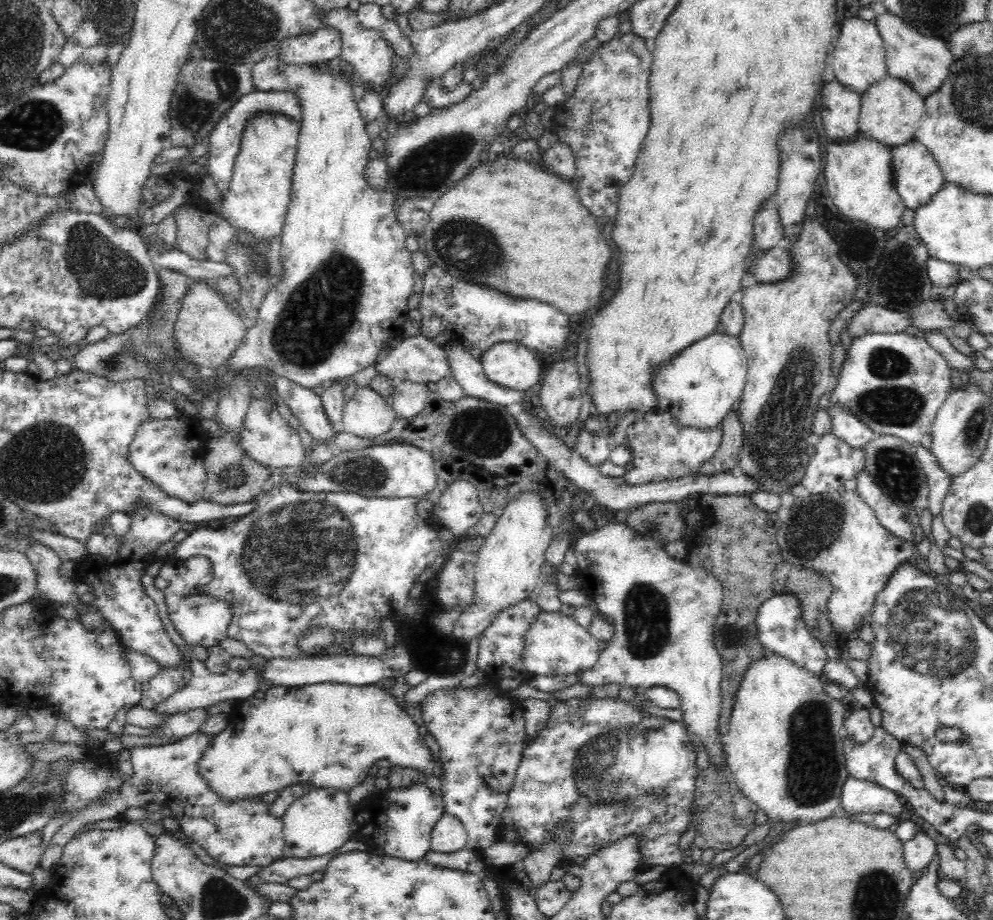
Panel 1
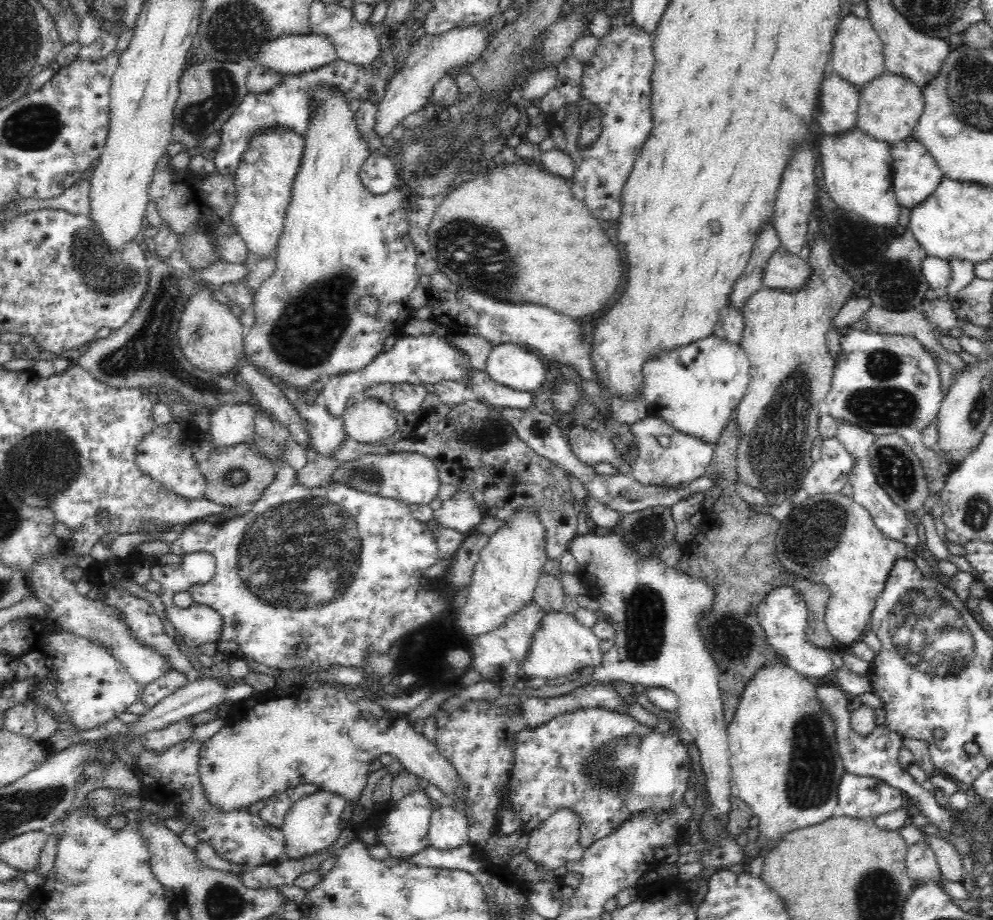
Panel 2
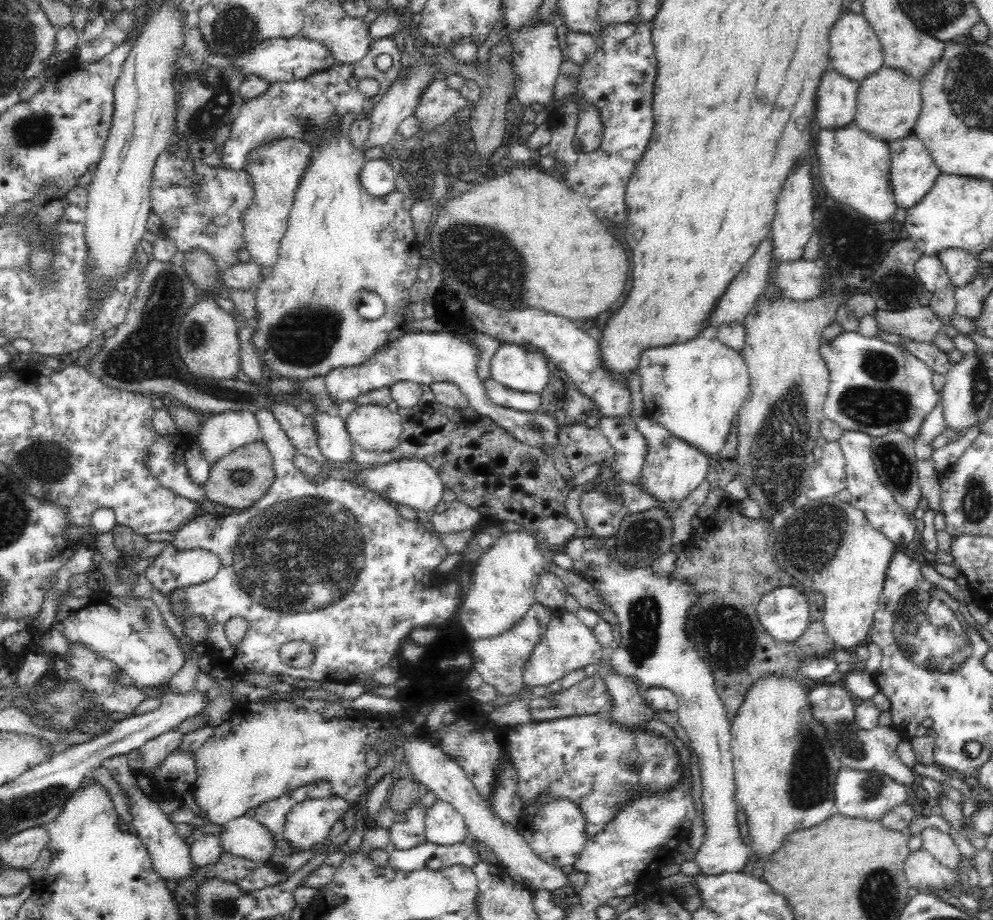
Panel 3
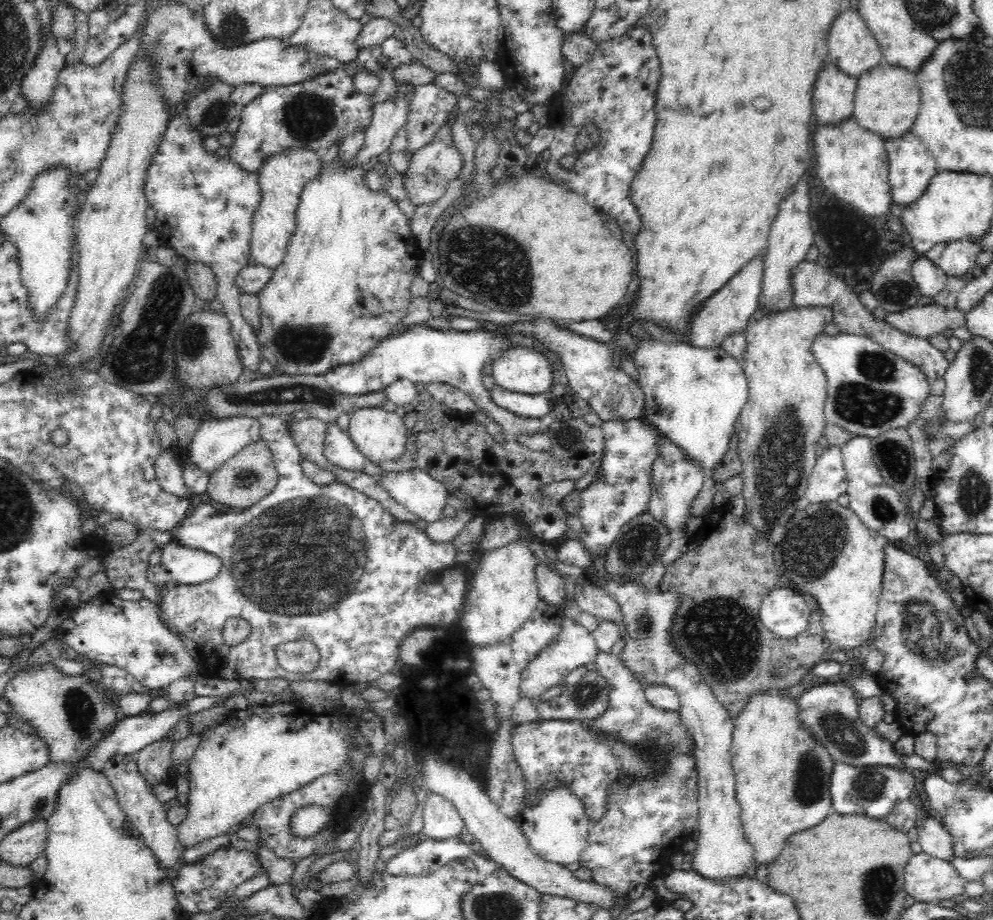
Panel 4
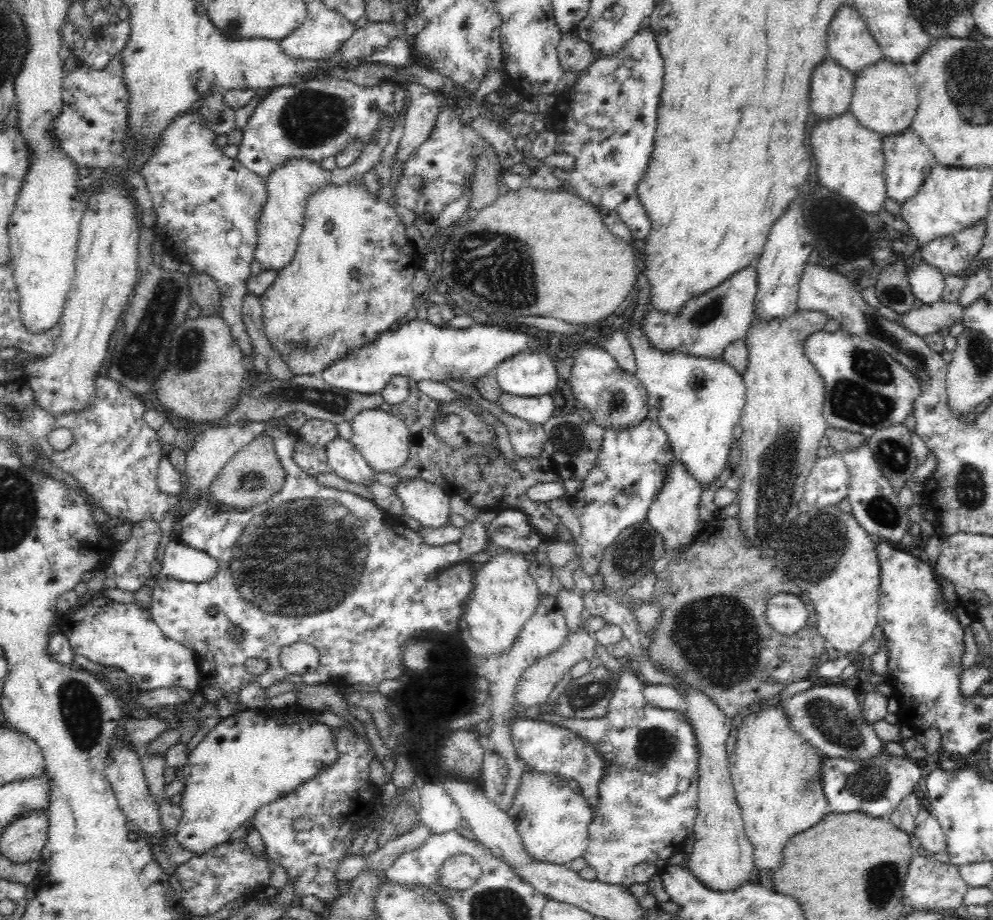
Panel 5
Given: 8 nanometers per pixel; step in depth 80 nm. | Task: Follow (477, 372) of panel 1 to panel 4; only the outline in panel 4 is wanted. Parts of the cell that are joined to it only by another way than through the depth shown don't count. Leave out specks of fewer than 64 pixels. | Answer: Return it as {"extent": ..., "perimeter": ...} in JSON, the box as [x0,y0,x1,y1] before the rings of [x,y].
{"extent":[491,386,551,420],"perimeter":[[[497,386],[491,392],[491,400],[504,410],[512,412],[521,418],[542,420],[551,412],[548,398],[544,394],[540,396],[525,395],[503,390]]]}

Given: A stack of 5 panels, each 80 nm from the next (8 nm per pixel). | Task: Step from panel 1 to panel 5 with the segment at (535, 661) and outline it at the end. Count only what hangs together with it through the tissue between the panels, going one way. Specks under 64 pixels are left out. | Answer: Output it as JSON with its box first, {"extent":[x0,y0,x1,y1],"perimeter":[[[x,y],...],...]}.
{"extent":[514,629,595,708],"perimeter":[[[579,629],[577,632],[569,631],[566,642],[558,650],[555,650],[544,658],[539,658],[530,668],[527,668],[522,673],[518,684],[514,688],[514,699],[522,707],[539,708],[548,702],[550,692],[554,690],[556,684],[562,680],[564,674],[570,671],[572,666],[581,660],[590,660],[595,656],[594,639],[584,629]]]}

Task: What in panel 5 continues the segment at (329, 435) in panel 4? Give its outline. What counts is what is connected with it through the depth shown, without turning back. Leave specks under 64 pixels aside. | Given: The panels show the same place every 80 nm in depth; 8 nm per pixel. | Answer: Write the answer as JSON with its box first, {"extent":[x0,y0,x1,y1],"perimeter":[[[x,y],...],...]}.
{"extent":[326,437,378,487],"perimeter":[[[336,437],[326,447],[330,470],[341,480],[360,487],[378,484],[375,472],[353,447],[351,441]]]}

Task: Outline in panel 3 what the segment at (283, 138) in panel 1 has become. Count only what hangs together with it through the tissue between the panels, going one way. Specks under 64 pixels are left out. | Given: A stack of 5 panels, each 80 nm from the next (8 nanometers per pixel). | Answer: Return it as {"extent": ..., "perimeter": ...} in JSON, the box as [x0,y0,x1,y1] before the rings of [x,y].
{"extent":[241,140,313,268],"perimeter":[[[284,140],[266,144],[249,154],[245,171],[250,175],[255,194],[253,204],[241,214],[245,229],[245,246],[251,260],[264,268],[272,268],[278,262],[281,240],[289,225],[290,209],[302,176],[311,163],[313,148],[296,140]]]}

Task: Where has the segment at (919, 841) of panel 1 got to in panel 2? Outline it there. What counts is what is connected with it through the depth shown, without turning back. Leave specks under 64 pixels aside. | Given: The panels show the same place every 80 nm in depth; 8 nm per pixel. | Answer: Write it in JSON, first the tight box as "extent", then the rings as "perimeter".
{"extent":[905,840,943,885],"perimeter":[[[924,840],[915,846],[908,847],[905,868],[908,878],[915,885],[924,884],[928,880],[943,882],[942,869],[940,869],[935,855]]]}

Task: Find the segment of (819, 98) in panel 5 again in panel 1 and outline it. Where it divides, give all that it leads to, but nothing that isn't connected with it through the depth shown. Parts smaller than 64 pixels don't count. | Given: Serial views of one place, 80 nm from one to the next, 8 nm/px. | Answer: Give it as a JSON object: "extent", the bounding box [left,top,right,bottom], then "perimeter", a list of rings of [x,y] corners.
{"extent":[820,79,861,142],"perimeter":[[[834,79],[823,84],[820,94],[820,118],[826,137],[834,142],[847,142],[859,132],[861,93],[850,90],[848,86]]]}

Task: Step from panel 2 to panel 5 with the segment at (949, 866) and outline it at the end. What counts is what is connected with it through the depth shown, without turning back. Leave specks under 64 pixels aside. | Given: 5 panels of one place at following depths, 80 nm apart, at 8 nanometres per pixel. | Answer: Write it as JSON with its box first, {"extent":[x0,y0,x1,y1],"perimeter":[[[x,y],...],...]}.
{"extent":[914,806,946,853],"perimeter":[[[925,806],[916,814],[914,837],[920,841],[921,848],[928,853],[942,853],[945,850],[946,840],[934,815]]]}

